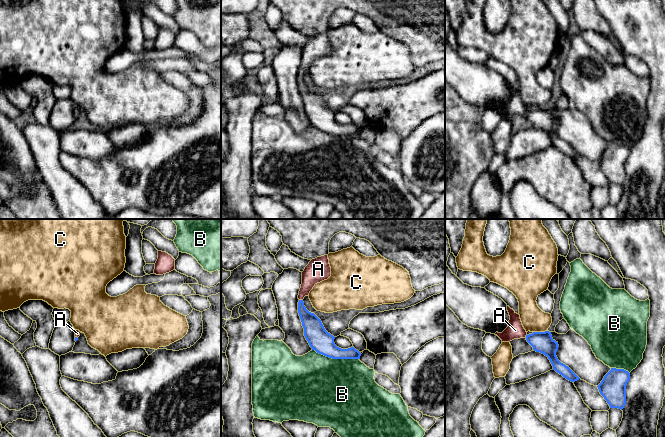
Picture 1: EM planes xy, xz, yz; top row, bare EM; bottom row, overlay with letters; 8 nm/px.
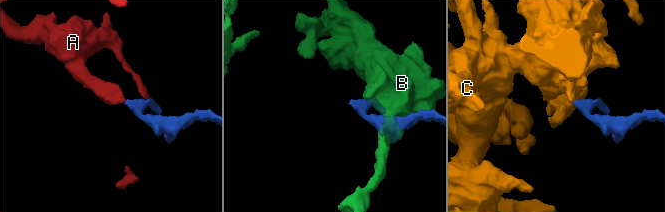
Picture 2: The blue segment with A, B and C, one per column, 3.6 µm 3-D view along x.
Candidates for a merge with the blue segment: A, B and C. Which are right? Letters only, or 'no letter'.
A

